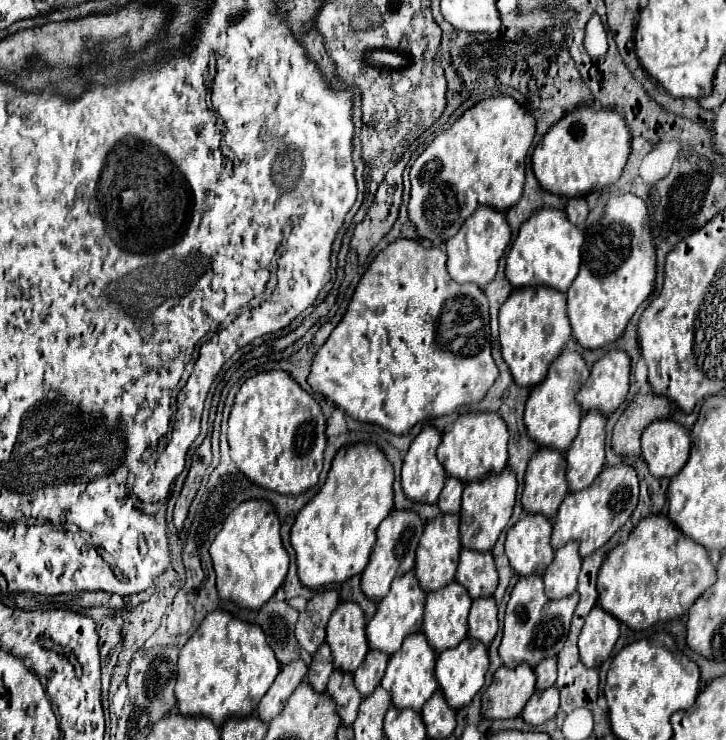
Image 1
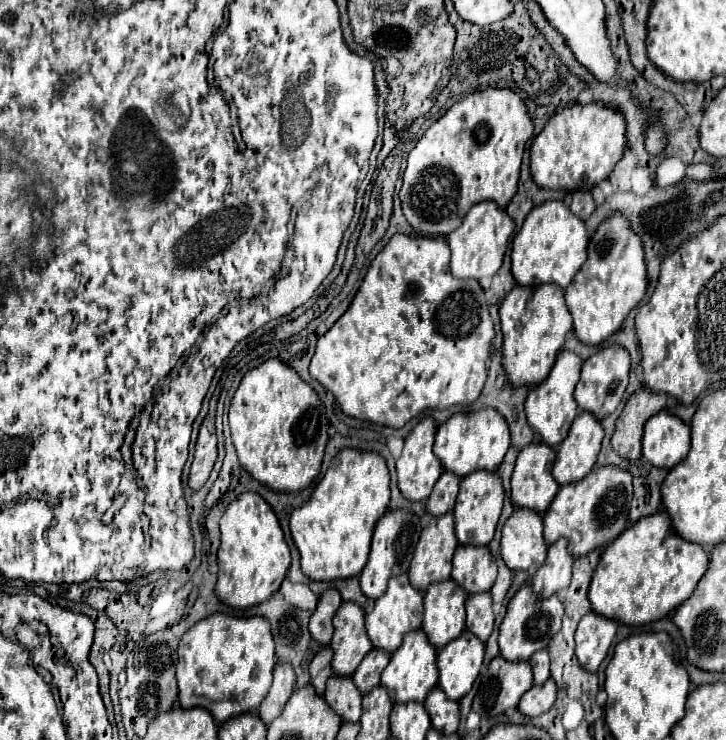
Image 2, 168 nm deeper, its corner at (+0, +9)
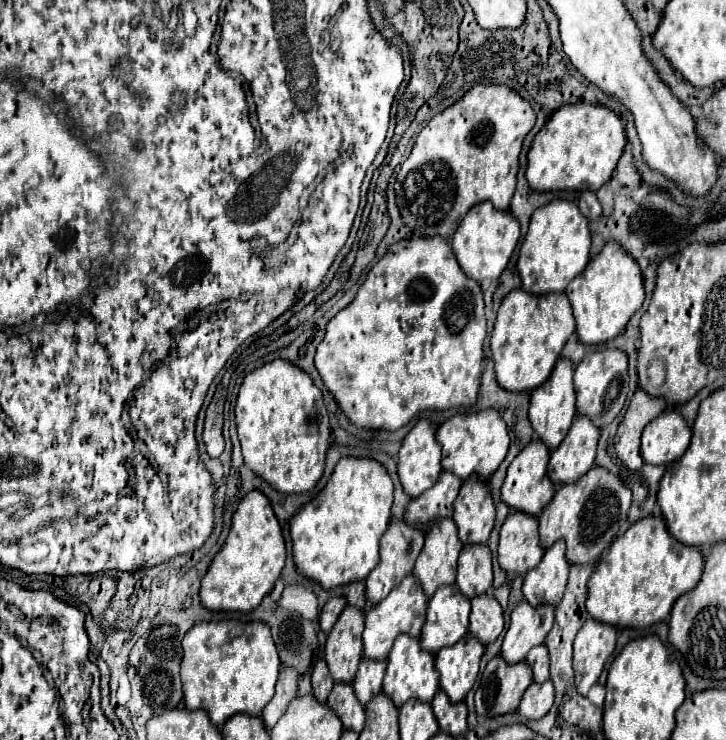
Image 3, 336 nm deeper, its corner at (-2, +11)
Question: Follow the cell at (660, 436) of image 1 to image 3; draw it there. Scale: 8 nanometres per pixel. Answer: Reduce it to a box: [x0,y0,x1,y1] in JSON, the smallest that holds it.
[641,410,691,464]

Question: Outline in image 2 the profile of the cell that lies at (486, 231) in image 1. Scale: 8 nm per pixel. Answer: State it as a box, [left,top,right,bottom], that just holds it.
[447,202,515,280]

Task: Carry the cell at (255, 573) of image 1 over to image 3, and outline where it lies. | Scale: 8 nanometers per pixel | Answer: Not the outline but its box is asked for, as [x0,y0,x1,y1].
[201,490,285,612]

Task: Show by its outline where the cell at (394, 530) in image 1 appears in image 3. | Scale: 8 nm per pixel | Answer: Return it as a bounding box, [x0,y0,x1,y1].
[365,522,425,604]

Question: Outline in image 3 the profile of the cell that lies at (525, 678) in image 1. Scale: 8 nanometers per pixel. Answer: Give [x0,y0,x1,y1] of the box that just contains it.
[475,656,533,716]

